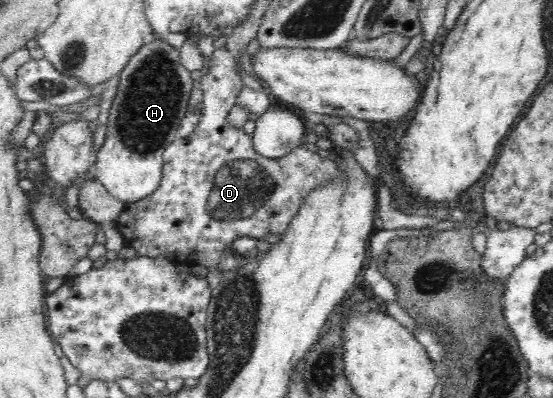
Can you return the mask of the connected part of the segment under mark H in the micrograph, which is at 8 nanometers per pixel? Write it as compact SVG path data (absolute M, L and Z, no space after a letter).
M152 36L143 39L140 51L124 67L118 75L119 84L109 113L106 138L96 160L96 178L106 190L123 203L133 203L148 198L158 190L162 182L165 148L179 136L180 121L190 100L194 80L190 72L182 65L179 58L180 50L172 48L166 40L152 41Z

